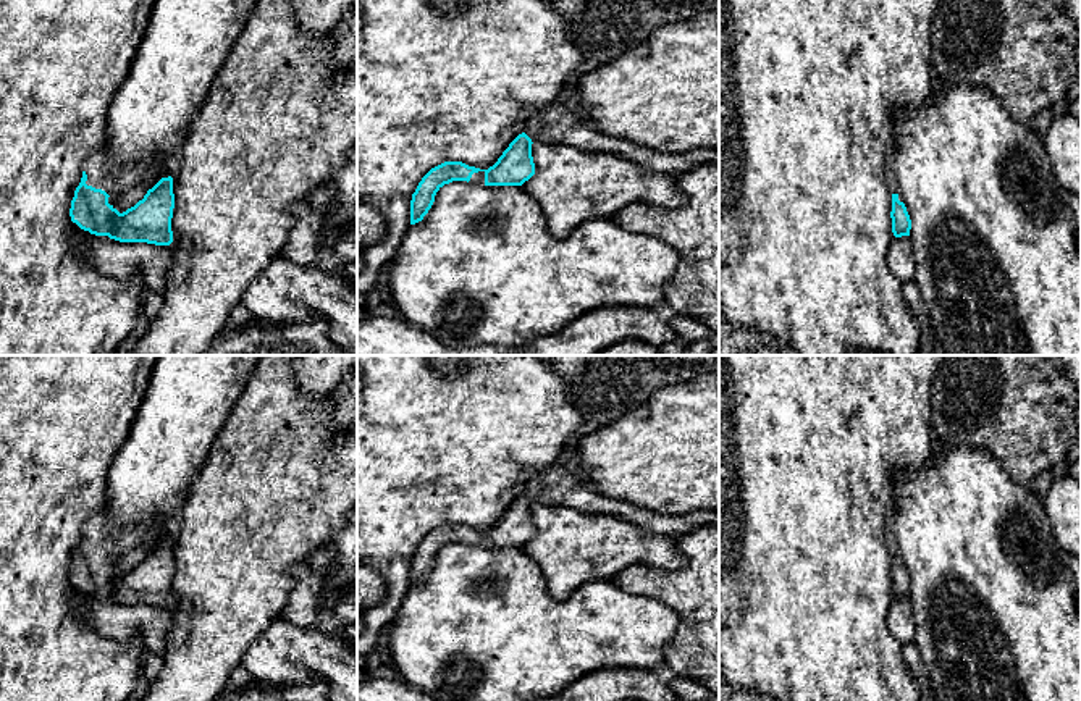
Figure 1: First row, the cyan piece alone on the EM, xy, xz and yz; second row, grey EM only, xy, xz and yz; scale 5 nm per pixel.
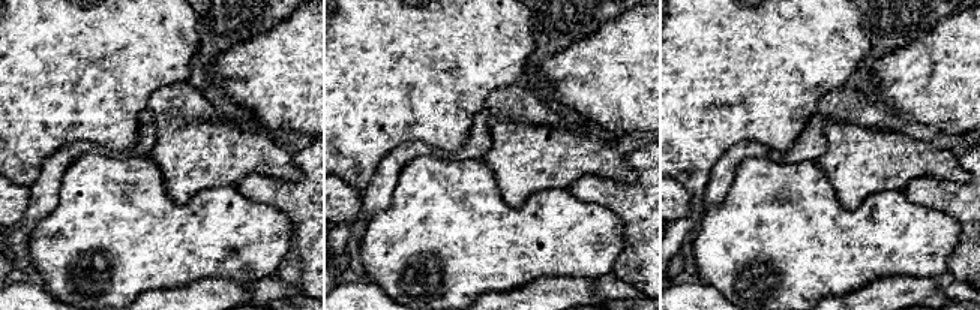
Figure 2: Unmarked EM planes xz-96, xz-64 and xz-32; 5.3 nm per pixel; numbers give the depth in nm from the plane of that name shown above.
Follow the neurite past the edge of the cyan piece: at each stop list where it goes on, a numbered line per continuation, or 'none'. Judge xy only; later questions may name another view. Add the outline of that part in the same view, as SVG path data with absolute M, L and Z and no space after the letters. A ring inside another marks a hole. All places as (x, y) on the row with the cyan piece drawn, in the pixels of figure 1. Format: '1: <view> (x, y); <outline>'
1: xy (113, 183); M102 150L92 152L86 158L82 170L87 174L86 184L105 191L110 195L110 205L113 205L113 200L121 192L139 184L149 171L149 168L142 163L132 163L129 166L121 166L116 171L110 171L107 153Z

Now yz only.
1: yz (891, 176); M890 153L885 160L885 181L889 186L889 192L890 194L897 194L898 200L903 202L900 189L898 189L898 181L897 181L897 174L895 174L895 158L894 153Z

